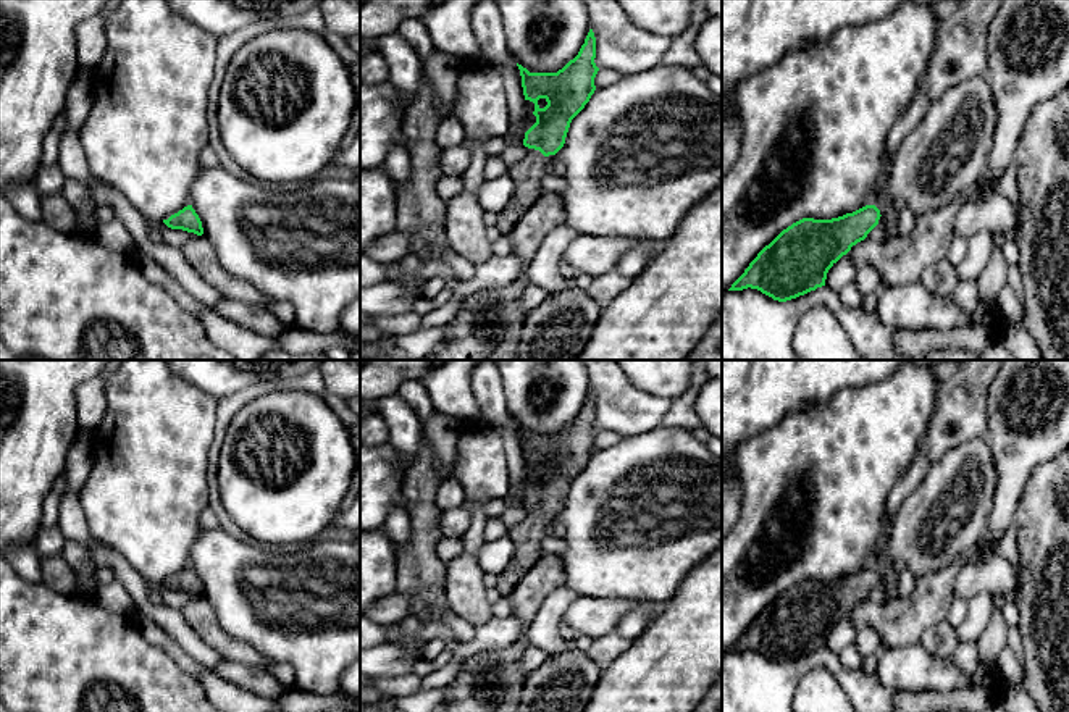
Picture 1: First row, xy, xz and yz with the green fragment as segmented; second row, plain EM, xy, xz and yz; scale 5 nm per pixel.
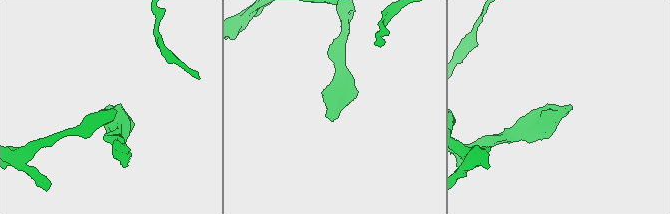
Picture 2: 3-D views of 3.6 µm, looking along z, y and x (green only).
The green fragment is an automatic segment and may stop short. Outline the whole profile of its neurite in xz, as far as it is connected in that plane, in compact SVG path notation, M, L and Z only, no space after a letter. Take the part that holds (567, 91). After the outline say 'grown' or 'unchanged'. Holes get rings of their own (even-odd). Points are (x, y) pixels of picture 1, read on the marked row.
M589 29L578 55L557 73L530 73L517 63L525 100L534 103L533 115L536 116L536 123L525 132L523 139L523 145L528 149L528 157L514 170L515 194L507 207L497 213L497 228L502 236L507 236L543 195L541 179L546 174L544 166L552 161L554 155L564 147L572 119L585 108L596 90L594 77L599 68L596 66L594 58L596 37L593 29Z; grown

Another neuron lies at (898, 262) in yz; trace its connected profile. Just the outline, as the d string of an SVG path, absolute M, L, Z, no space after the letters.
M977 186L950 205L917 216L911 234L887 242L864 239L848 252L856 270L872 265L882 286L895 287L917 283L922 271L946 258L954 239L954 220L964 202L982 202L991 192Z

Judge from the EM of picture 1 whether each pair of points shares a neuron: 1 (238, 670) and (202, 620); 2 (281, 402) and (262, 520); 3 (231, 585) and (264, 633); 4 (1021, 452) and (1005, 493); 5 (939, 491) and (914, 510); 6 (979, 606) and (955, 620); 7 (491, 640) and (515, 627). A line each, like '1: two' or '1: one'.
1: two
2: one
3: one
4: one
5: one
6: two
7: one

